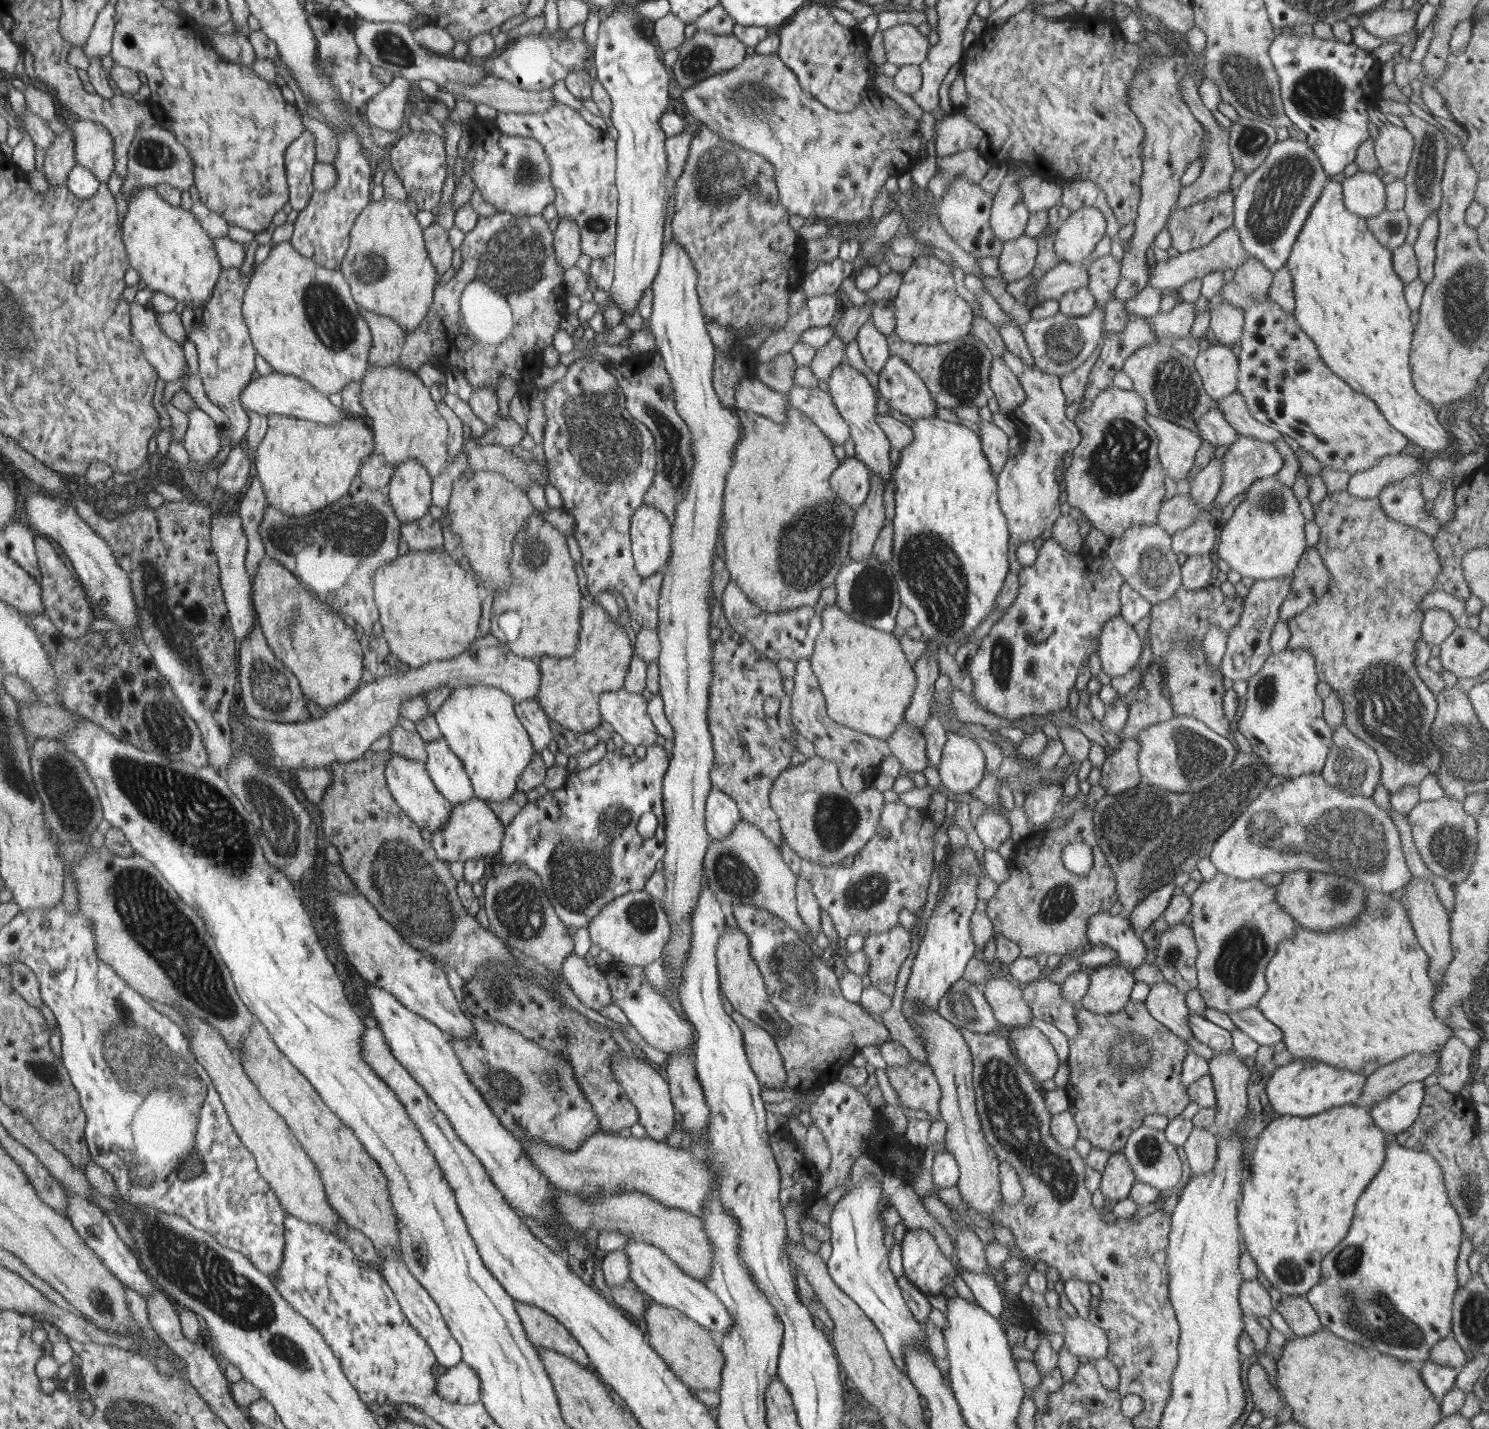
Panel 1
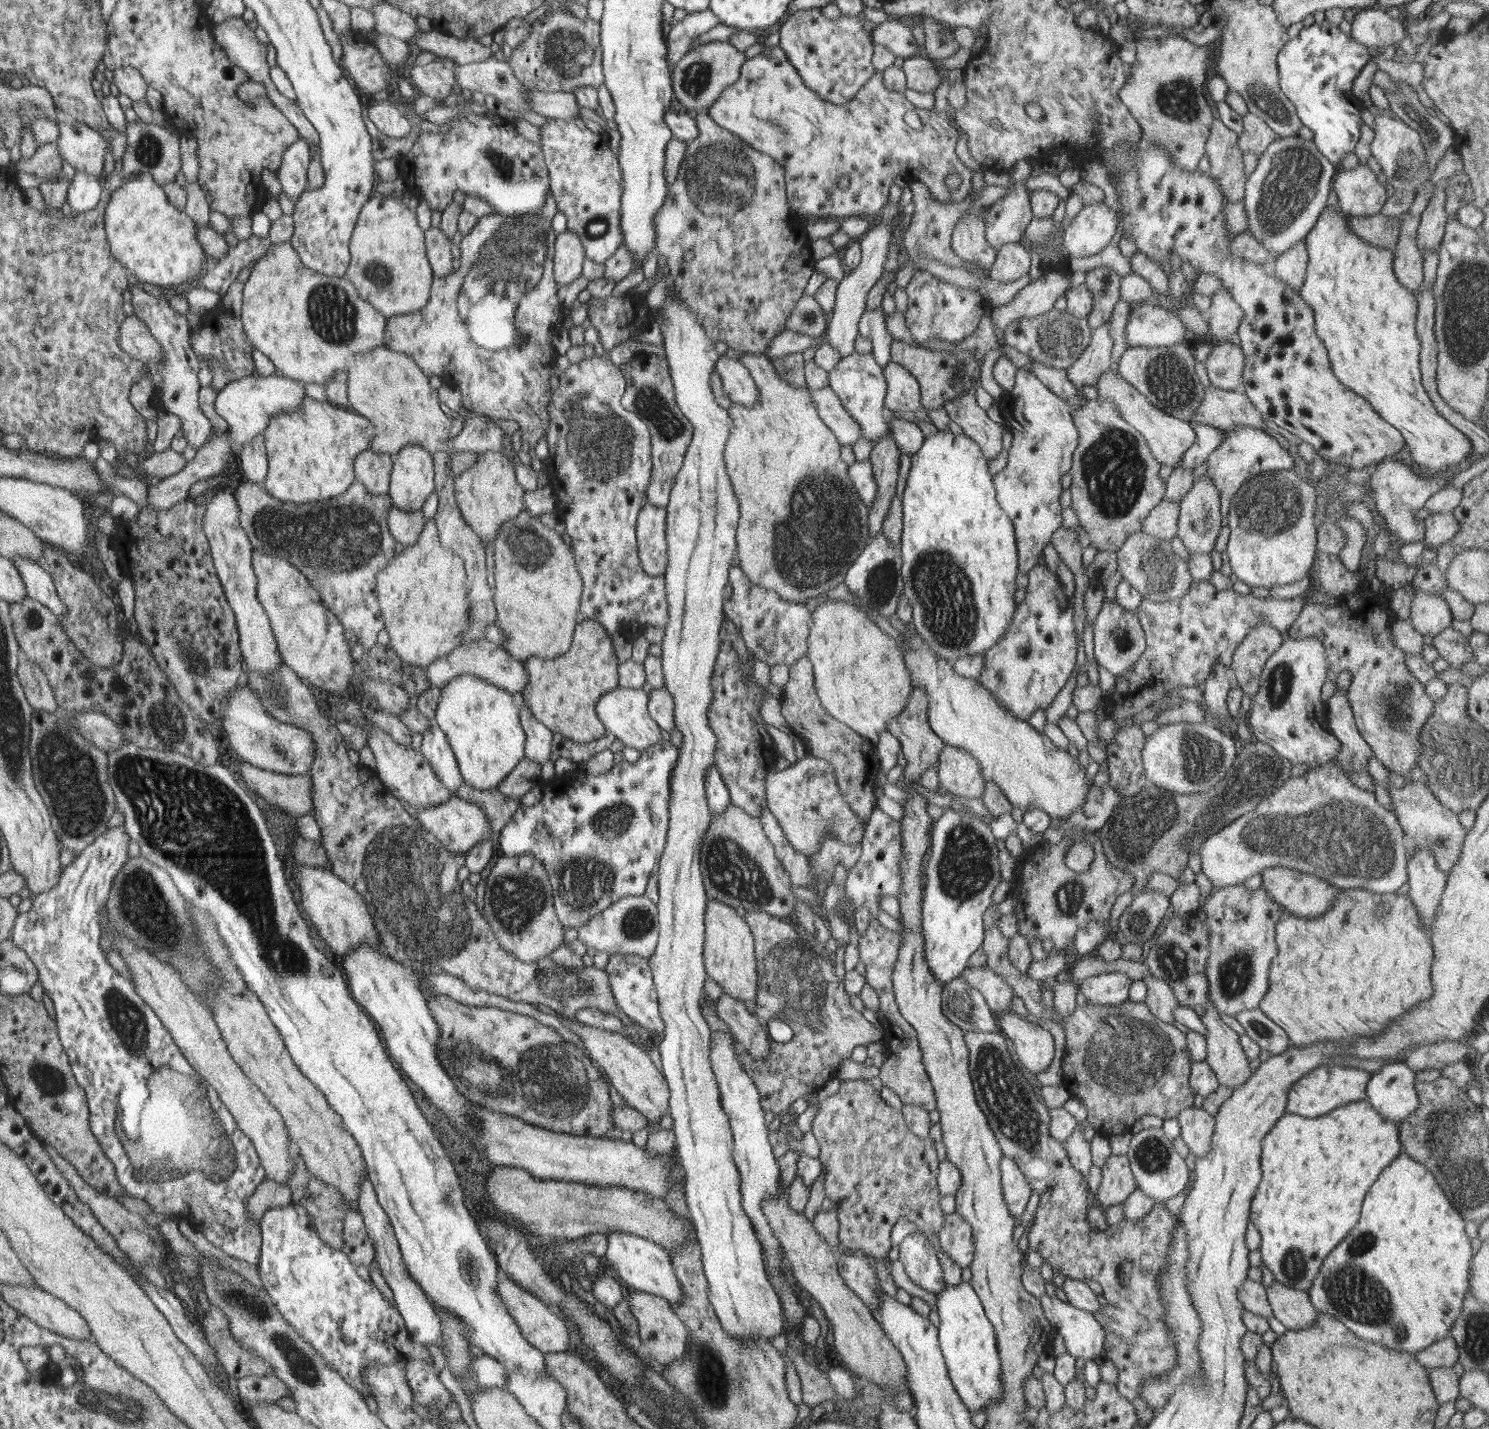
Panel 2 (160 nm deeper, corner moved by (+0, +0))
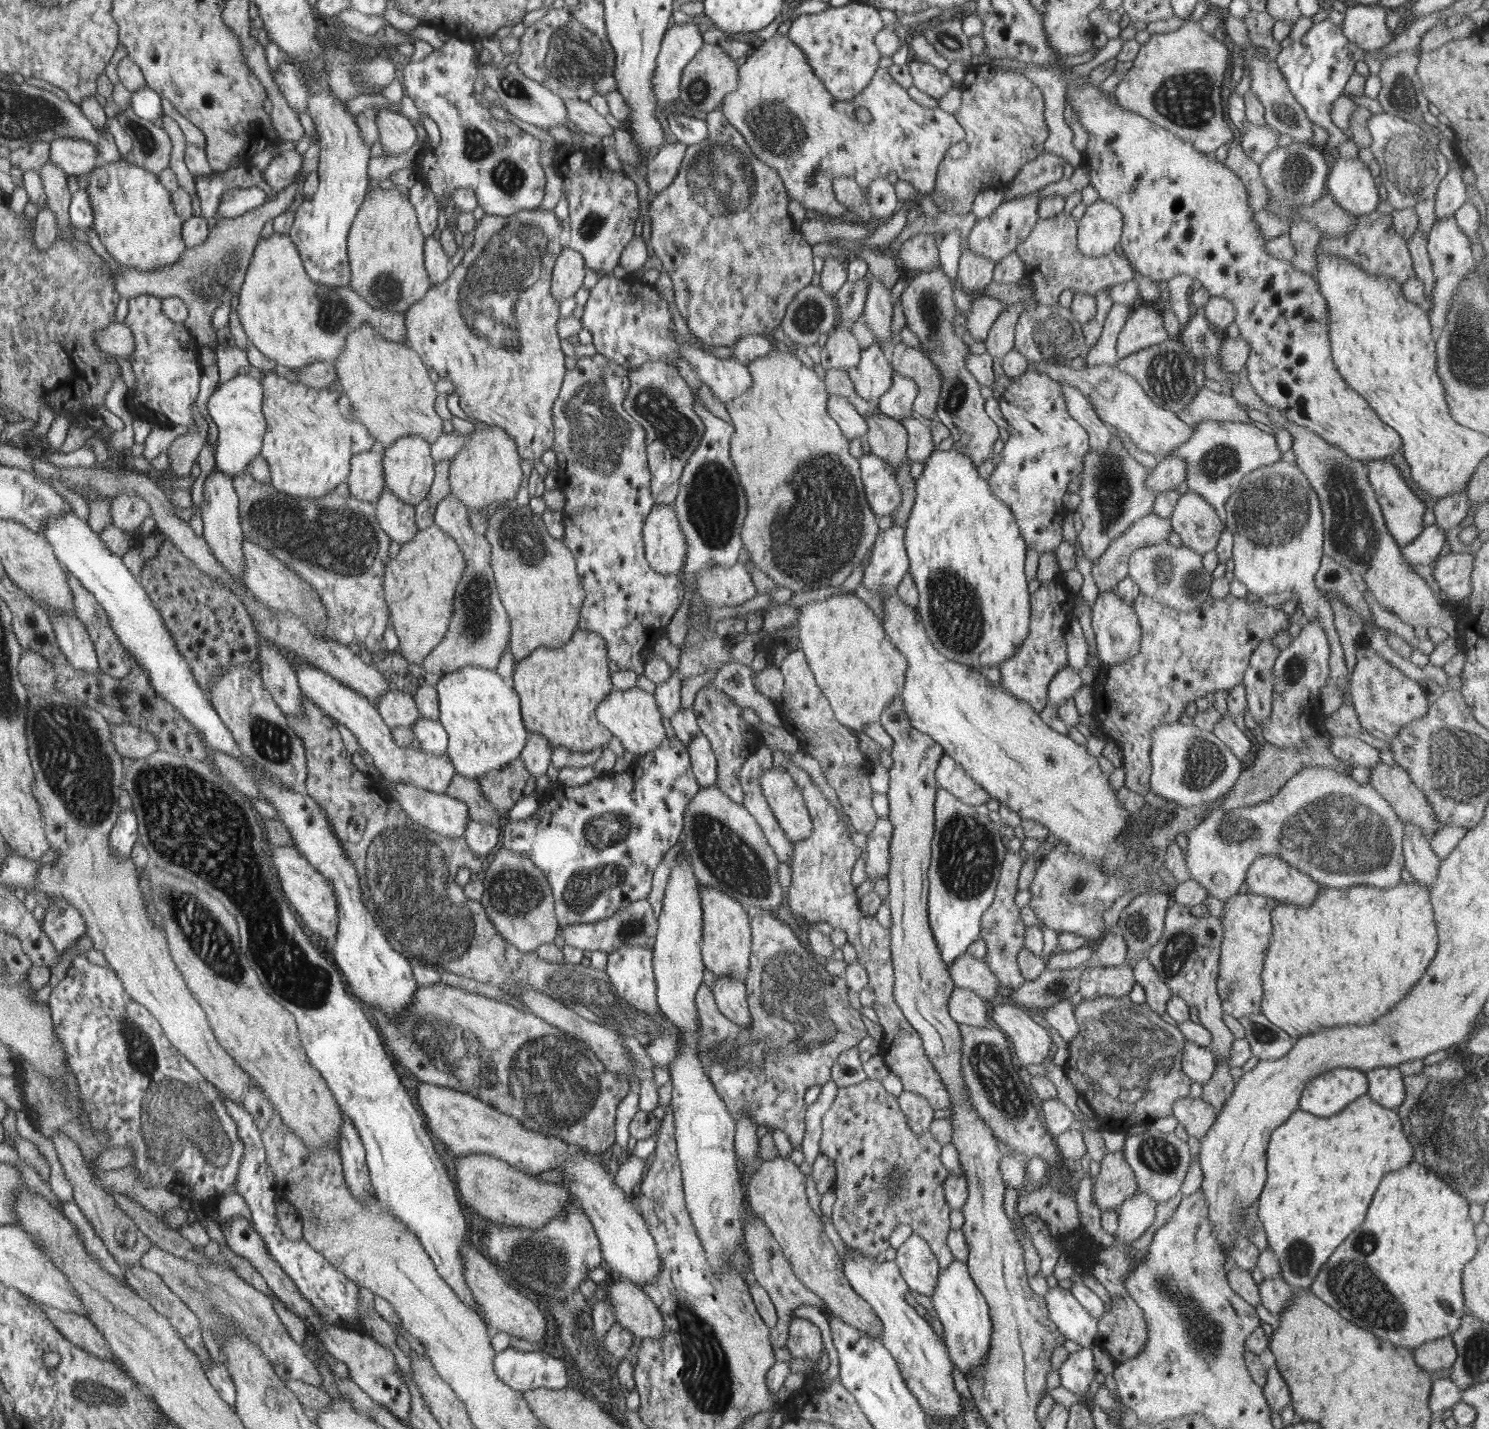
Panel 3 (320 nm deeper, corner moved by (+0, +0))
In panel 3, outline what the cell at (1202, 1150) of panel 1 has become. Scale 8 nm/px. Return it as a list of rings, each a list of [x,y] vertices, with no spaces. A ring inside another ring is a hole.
[[[1187,1096],[1181,1097],[1172,1104],[1172,1116],[1185,1128],[1188,1136],[1201,1140],[1217,1117],[1217,1113],[1200,1097]]]

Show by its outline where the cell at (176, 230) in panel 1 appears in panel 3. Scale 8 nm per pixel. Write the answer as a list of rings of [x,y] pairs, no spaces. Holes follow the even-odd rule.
[[[123,159],[110,162],[109,165],[95,166],[88,172],[87,193],[92,208],[93,228],[97,238],[103,244],[105,252],[123,268],[133,268],[137,272],[161,270],[171,266],[179,260],[185,252],[184,238],[181,237],[181,228],[184,222],[176,215],[172,205],[171,194],[159,183],[158,175],[146,171],[144,168],[129,164]]]

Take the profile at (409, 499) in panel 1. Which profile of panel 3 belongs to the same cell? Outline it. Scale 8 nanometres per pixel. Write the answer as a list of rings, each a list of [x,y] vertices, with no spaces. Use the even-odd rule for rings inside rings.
[[[409,435],[395,439],[391,445],[381,448],[383,456],[384,486],[401,501],[411,506],[417,505],[419,500],[429,490],[433,480],[433,460],[429,456],[429,444],[419,435]]]

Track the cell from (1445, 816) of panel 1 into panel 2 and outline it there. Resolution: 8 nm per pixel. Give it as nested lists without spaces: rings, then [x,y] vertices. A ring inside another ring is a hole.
[[[1418,781],[1407,782],[1401,788],[1394,788],[1391,784],[1388,788],[1394,816],[1400,824],[1404,834],[1408,834],[1416,841],[1420,849],[1429,850],[1434,856],[1437,866],[1445,874],[1453,866],[1453,863],[1461,854],[1461,846],[1465,830],[1458,821],[1458,815],[1441,804],[1425,783]]]

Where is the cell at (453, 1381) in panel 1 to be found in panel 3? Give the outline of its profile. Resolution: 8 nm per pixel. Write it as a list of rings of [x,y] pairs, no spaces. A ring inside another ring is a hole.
[[[504,1349],[494,1359],[495,1373],[512,1389],[523,1392],[537,1387],[563,1389],[567,1374],[561,1359],[543,1351],[515,1351]]]

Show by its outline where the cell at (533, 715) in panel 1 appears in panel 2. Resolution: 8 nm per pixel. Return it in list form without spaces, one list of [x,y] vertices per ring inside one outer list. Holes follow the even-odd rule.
[[[525,705],[521,706],[521,709],[517,710],[517,712],[519,713],[521,728],[527,737],[525,739],[524,758],[543,765],[552,751],[552,733],[529,713],[529,709]]]

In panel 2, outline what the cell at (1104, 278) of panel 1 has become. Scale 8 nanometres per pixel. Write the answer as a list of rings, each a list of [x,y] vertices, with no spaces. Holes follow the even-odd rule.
[[[1100,266],[1087,272],[1084,286],[1092,297],[1092,308],[1085,318],[1090,330],[1109,320],[1113,307],[1120,300],[1120,276],[1108,267]]]

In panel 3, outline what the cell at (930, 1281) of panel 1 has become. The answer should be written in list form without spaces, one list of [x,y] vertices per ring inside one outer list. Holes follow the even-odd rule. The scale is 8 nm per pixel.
[[[913,1233],[897,1248],[895,1265],[908,1290],[930,1297],[940,1269],[929,1246]]]

